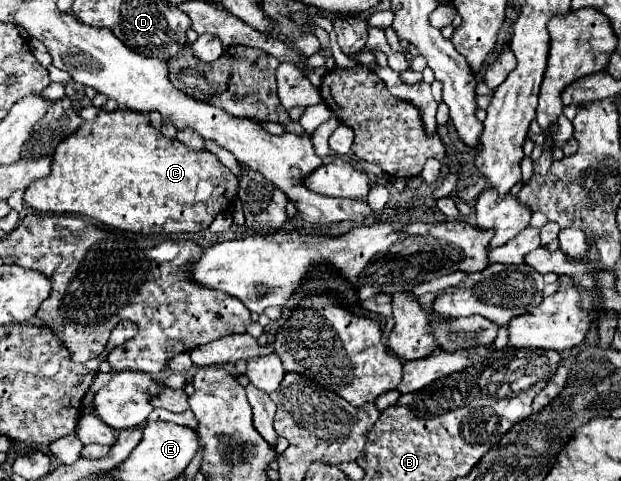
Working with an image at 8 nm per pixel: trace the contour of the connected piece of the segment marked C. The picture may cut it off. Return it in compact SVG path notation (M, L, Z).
M119 107L115 111L101 109L93 121L83 121L75 135L63 139L55 149L51 173L25 191L25 201L41 213L87 215L109 227L133 233L197 233L207 229L235 201L235 193L229 189L237 189L237 179L213 153L207 149L193 151L177 139L165 137L151 125L147 115Z

